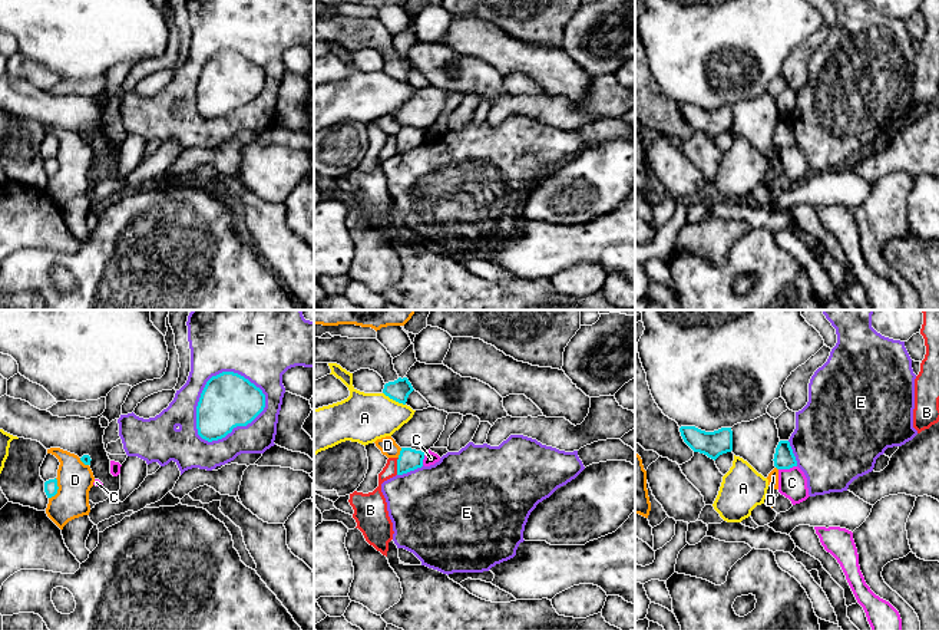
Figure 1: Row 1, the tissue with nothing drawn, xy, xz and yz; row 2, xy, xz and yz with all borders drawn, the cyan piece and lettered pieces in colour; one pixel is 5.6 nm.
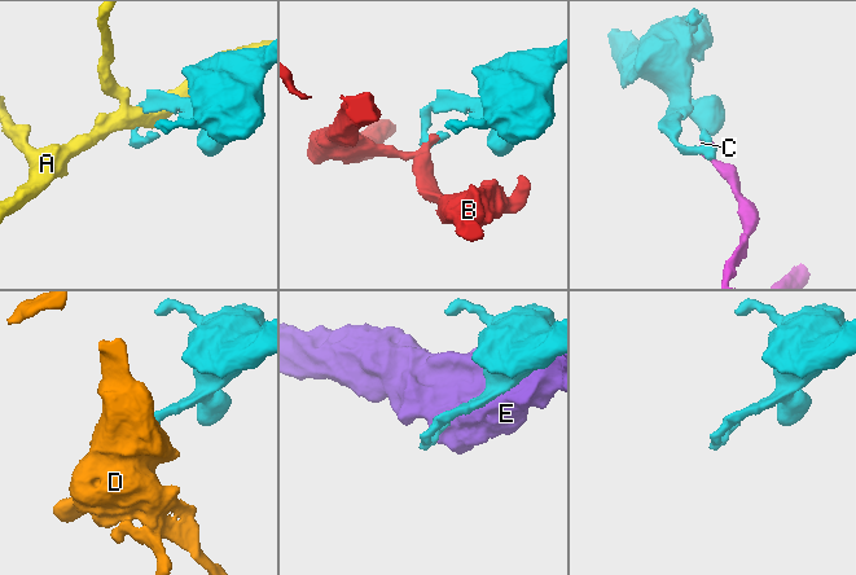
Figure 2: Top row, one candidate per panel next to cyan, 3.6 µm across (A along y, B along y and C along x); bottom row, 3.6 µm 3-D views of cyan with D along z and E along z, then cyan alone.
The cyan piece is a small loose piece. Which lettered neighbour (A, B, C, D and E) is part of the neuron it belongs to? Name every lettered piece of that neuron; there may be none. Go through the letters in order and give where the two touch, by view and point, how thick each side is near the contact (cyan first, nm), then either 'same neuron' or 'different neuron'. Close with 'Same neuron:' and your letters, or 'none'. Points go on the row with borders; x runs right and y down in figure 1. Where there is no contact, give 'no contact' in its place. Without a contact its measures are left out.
A: meets cyan in xz at (394, 399); 120 nm thick on the cyan side, 280 nm on the other; different neuron
B: meets cyan in xz at (397, 467); 130 nm thick on the cyan side, 140 nm on the other; different neuron
C: meets cyan in yz at (787, 468); 120 nm thick on the cyan side, 160 nm on the other; different neuron
D: meets cyan in xy at (56, 490); 80 nm thick on the cyan side, 200 nm on the other; different neuron
E: meets cyan in xy at (241, 425); 300 nm thick on the cyan side, 180 nm on the other; different neuron
Same neuron: none

